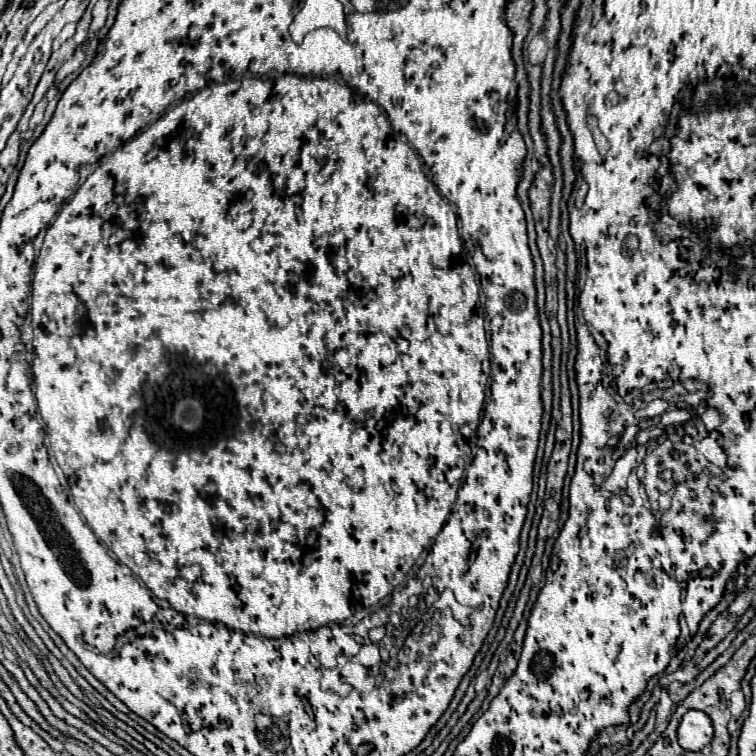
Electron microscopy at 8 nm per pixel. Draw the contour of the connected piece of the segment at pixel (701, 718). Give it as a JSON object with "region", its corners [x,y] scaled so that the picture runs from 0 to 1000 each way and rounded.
{"region":[[[911,939],[903,944],[898,963],[896,963],[896,981],[901,989],[925,995],[933,984],[938,984],[943,976],[943,960],[940,950],[933,942]]]}

